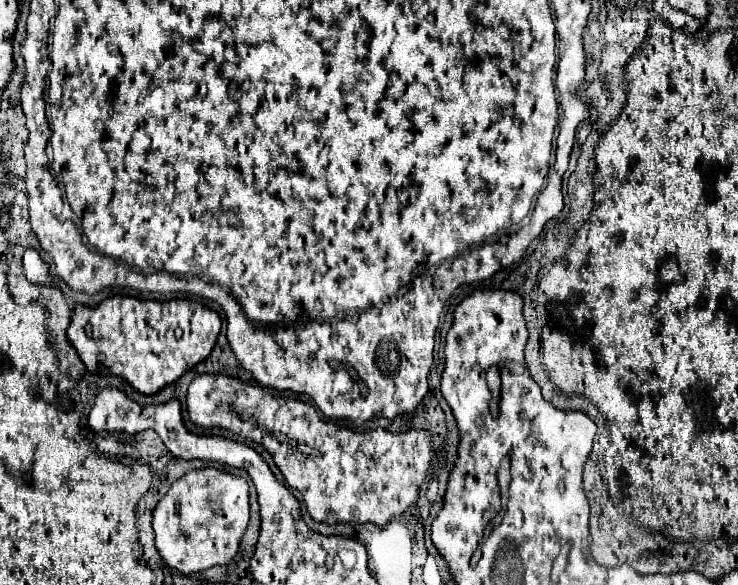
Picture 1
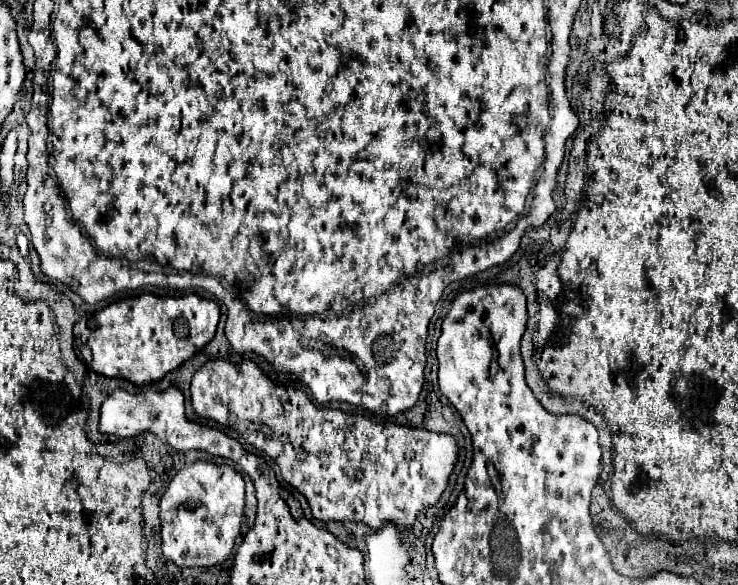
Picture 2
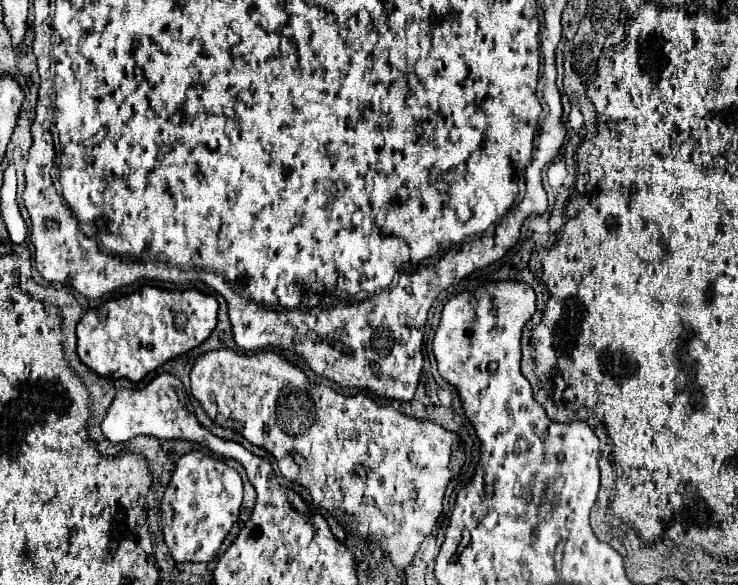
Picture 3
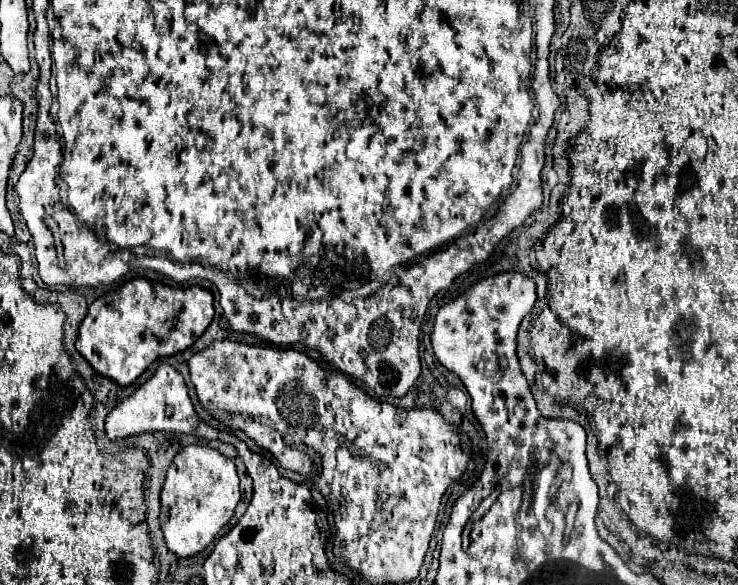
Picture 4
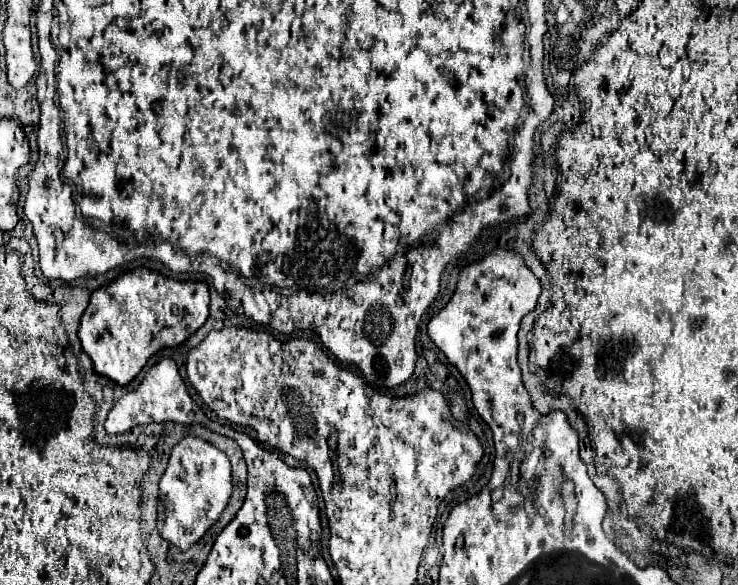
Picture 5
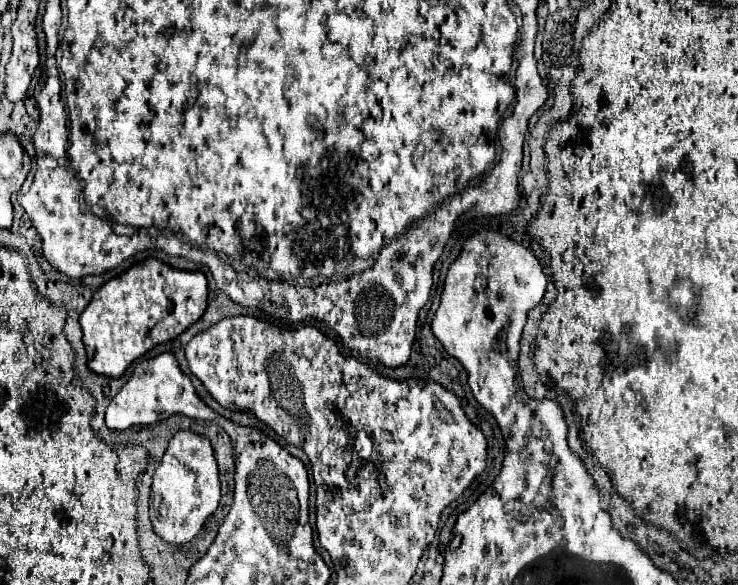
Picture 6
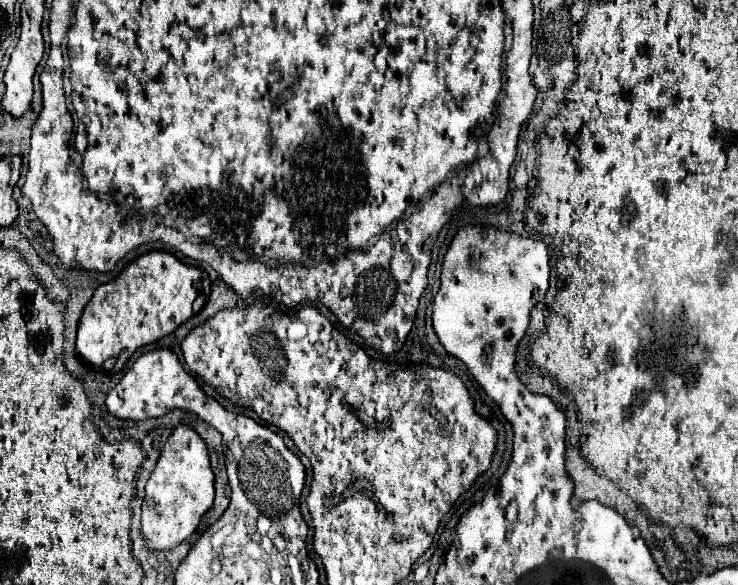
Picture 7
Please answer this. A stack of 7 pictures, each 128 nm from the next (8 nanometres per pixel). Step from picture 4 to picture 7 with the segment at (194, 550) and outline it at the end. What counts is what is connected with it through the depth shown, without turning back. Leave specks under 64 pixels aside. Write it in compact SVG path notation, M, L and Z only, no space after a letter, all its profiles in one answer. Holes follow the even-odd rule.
M176 426L174 432L168 436L162 454L156 462L156 468L152 476L146 482L146 498L142 504L142 526L140 526L140 536L144 540L144 546L150 552L168 552L176 548L180 542L184 542L200 524L200 518L212 508L214 502L214 472L210 468L210 458L206 450L204 440L192 440L200 438L192 428L188 426Z

